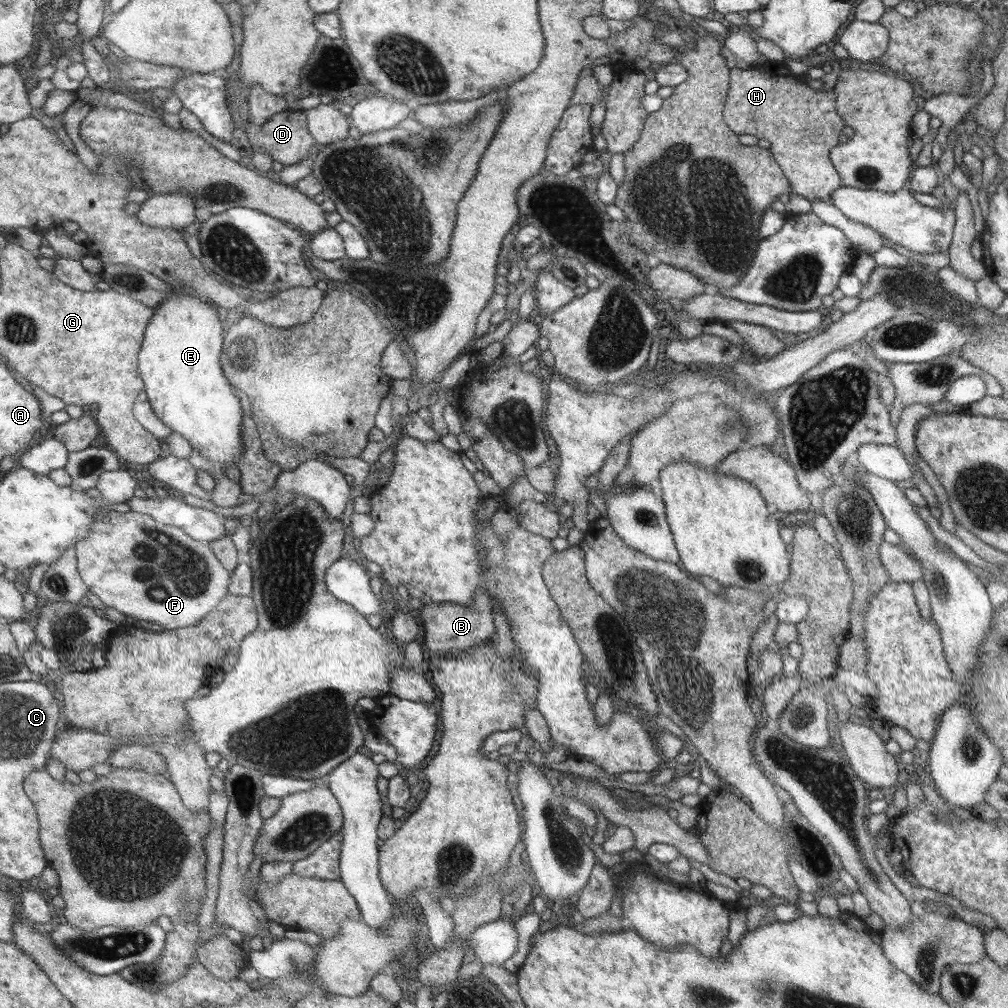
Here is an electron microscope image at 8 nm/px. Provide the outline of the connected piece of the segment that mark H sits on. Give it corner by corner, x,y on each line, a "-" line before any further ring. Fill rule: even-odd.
765,61
750,66
748,70
734,67
729,74
729,87
724,102
724,122
738,136
748,134
755,139
769,143
769,152
776,159
790,182
790,193
805,198
820,207
831,202
831,194
842,184
832,161
828,158
832,149
838,146
848,133
846,124
836,110
836,94
831,91
816,91
801,82
801,77
787,70
783,62

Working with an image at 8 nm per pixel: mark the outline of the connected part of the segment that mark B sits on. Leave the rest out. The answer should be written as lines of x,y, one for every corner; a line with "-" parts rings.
484,588
477,589
473,594
472,605
461,606
446,603
424,604
418,611
423,623
423,646
433,659
438,656
464,652
477,645
484,645
487,641
493,641
495,628
491,616
490,596

